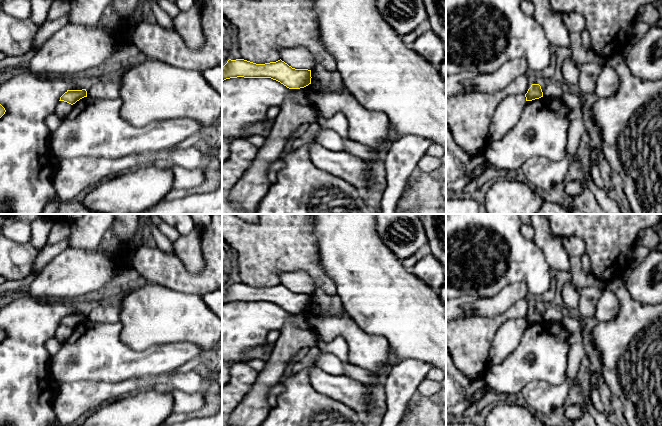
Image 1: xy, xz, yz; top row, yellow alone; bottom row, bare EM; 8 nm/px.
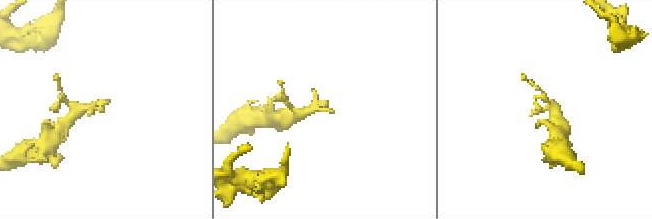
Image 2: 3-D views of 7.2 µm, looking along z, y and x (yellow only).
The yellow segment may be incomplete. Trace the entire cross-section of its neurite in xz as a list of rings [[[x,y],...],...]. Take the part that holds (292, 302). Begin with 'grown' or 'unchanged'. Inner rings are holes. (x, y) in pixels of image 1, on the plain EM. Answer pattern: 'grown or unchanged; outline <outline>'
unchanged; outline [[[229,283],[222,291],[222,305],[230,302],[271,302],[289,313],[300,313],[311,308],[311,294],[295,293],[281,283],[256,288],[244,283]]]

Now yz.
unchanged; outline [[[532,308],[525,318],[526,325],[532,325],[543,321],[543,316],[539,308]]]

